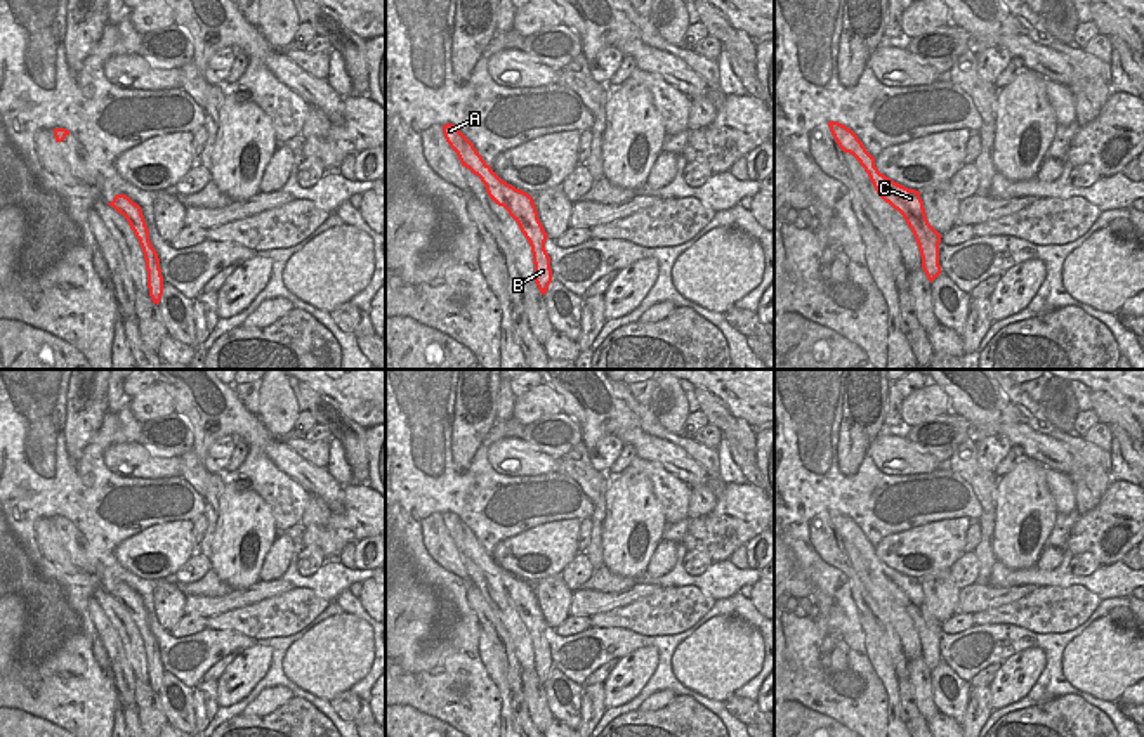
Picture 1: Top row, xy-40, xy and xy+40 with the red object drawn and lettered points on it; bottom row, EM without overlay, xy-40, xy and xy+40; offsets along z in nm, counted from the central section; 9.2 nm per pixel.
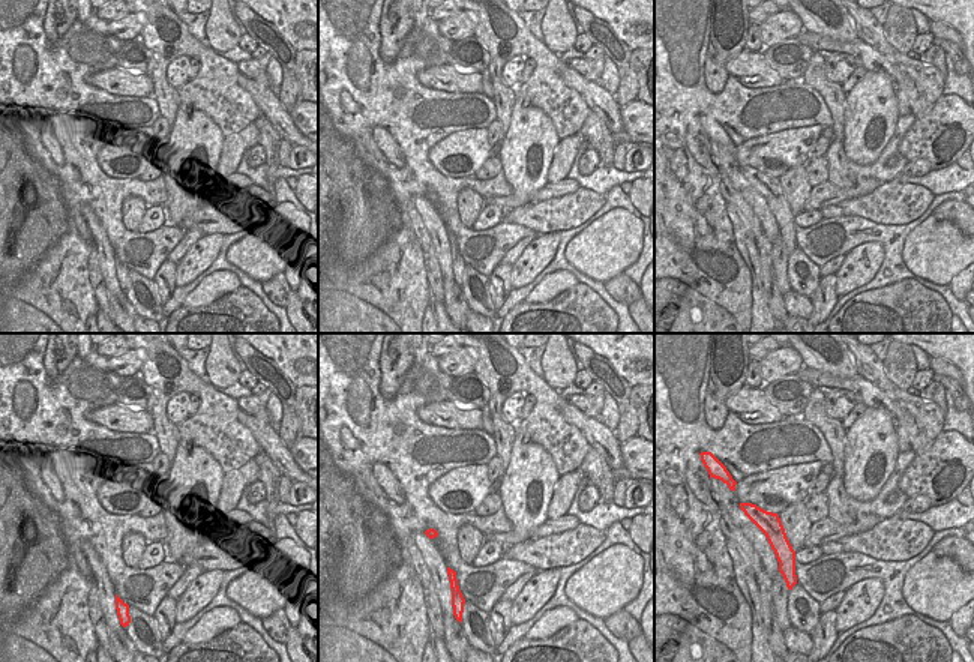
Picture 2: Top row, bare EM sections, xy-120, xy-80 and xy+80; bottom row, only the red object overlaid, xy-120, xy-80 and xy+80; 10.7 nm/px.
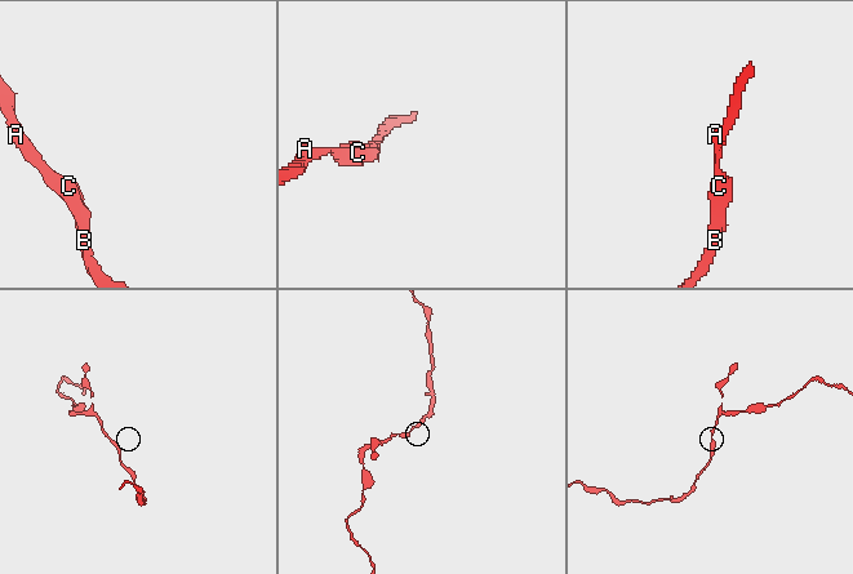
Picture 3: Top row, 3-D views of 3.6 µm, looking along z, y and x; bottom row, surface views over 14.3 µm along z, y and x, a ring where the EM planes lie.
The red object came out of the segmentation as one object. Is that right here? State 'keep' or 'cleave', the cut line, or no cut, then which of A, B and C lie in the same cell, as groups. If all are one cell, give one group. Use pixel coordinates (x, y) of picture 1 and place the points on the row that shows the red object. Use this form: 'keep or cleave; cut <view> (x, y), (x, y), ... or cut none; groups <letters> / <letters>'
keep; cut none; groups A B C

